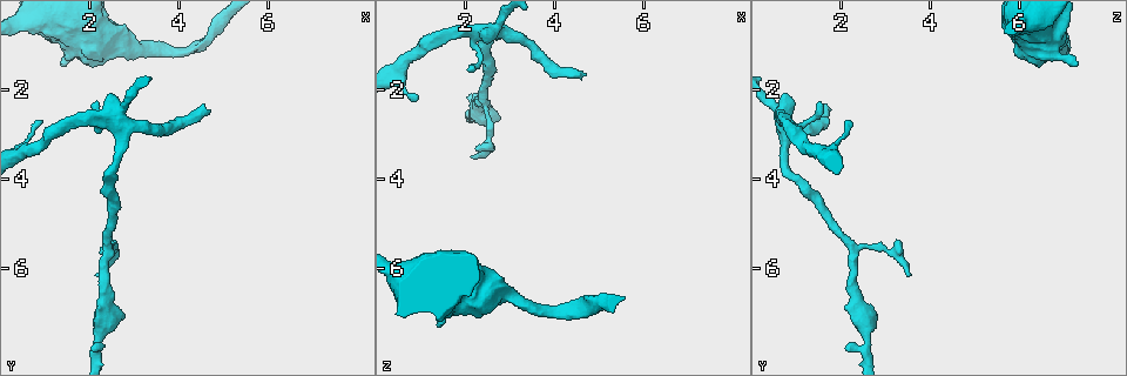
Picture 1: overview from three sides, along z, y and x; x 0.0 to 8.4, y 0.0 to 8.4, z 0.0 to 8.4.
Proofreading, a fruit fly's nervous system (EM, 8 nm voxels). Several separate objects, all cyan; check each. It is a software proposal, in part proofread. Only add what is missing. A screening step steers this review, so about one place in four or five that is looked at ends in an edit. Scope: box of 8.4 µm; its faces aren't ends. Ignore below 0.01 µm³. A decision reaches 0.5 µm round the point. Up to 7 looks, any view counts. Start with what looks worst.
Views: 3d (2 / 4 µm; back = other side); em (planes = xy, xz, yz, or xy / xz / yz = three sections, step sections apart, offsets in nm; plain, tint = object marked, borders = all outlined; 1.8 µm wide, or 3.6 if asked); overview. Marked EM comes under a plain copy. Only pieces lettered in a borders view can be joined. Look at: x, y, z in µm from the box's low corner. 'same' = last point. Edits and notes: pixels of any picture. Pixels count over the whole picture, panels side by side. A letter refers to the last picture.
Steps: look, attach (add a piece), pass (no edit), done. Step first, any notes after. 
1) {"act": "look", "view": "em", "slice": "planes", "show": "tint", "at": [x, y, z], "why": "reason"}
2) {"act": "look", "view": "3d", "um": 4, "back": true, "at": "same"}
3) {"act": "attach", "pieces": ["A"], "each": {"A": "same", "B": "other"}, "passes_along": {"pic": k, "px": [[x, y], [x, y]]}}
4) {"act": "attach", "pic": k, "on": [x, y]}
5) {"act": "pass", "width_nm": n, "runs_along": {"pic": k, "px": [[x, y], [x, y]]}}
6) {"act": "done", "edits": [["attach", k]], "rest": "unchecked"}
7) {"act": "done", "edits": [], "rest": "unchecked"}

{"act": "look", "view": "3d", "um": 2, "at": [4.65, 2.40, 1.70], "why": "free end"}

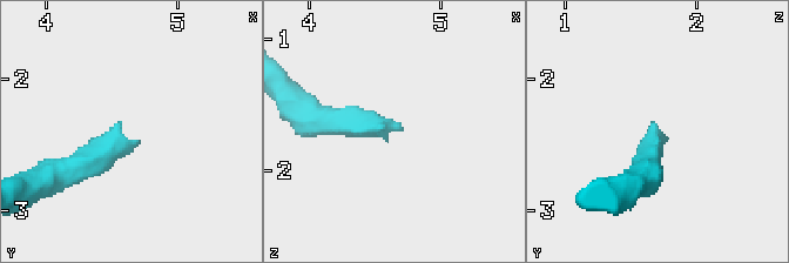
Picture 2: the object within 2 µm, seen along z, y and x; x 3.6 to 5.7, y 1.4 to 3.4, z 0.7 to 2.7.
{"act": "look", "view": "em", "slice": "planes", "show": "borders", "at": [4.68, 2.48, 1.72]}

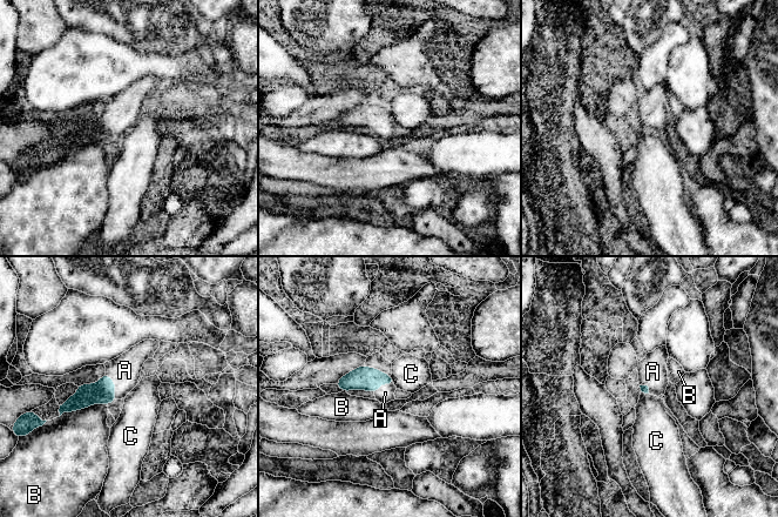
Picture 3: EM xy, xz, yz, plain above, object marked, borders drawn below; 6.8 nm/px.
{"act": "attach", "pieces": ["A"], "each": {"A": "same", "B": "other", "C": "other"}, "passes_along": {"pic": 3, "px": [[103, 391], [115, 385], [124, 370]]}, "found": "the neuron continues"}

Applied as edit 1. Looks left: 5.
{"act": "look", "view": "overview", "why": "see it whole again"}

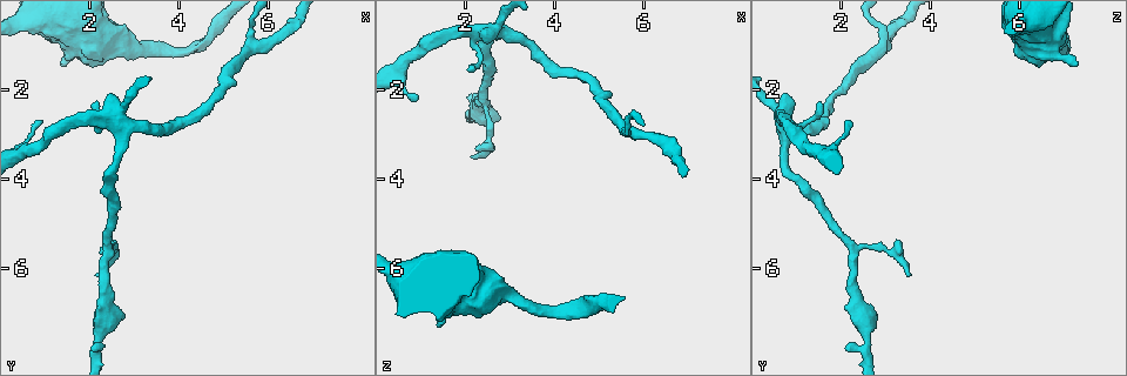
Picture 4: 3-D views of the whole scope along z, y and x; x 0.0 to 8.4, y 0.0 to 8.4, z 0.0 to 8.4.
{"act": "look", "view": "em", "slice": "xz", "step": 4, "show": "borders", "at": [1.45, 1.50, 7.30], "why": "branch stops here"}

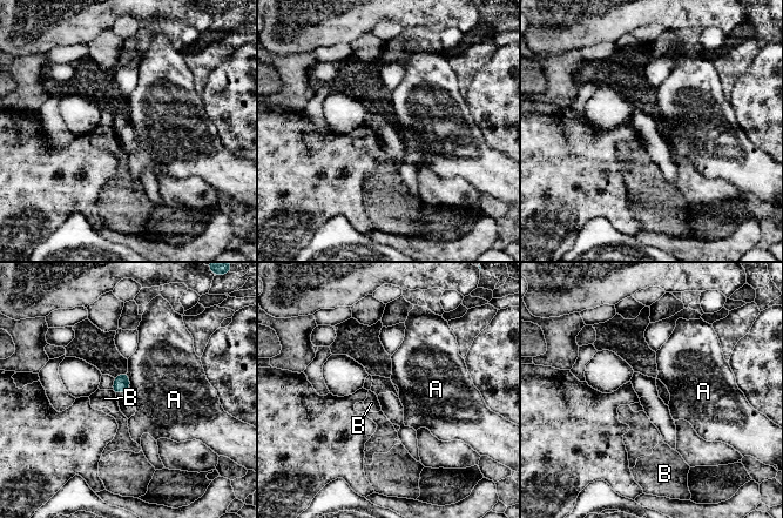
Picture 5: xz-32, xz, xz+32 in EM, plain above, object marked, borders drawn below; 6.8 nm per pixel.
{"act": "pass", "each": {"A": "other", "B": "other"}, "border": {"pic": 5, "px": [[127, 371], [130, 387]]}, "found": "no lettered piece goes on from it"}

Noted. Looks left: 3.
{"act": "look", "view": "3d", "um": 4, "at": [2.40, 5.60, 2.30], "why": "a narrow waist"}

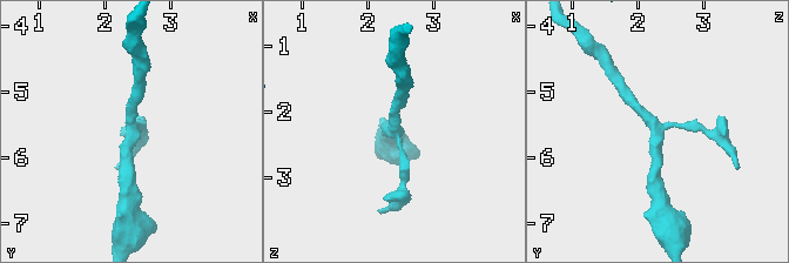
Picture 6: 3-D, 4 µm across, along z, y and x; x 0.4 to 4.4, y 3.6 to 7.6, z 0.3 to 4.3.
{"act": "look", "view": "em", "um": 3.6, "slice": "xy", "step": 4, "show": "tint", "at": [2.45, 5.55, 2.25], "why": "need the tissue"}

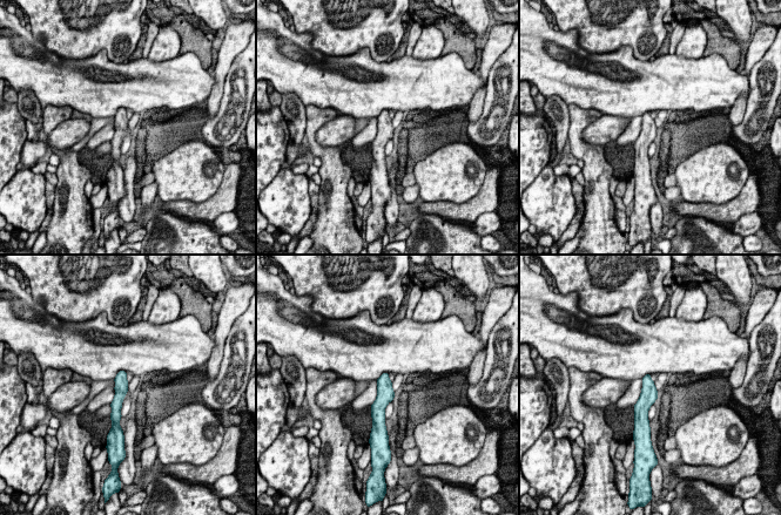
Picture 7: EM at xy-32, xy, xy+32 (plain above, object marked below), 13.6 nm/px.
{"act": "look", "view": "em", "um": 3.6, "slice": "planes", "show": "borders", "at": "same", "why": "cut it another way"}

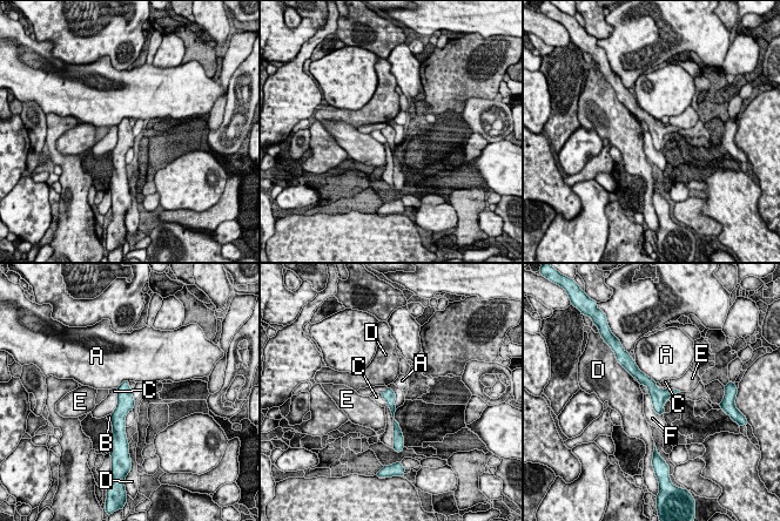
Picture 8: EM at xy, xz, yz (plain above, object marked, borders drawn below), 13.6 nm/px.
{"act": "pass", "width_nm": 170, "each": {"A": "other", "B": "other", "C": "other", "D": "other", "E": "other", "F": "other"}, "border": {"pic": 8, "px": [[649, 393], [652, 408], [661, 415]]}, "found": "no lettered piece goes on from it"}

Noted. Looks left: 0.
{"act": "done", "edits": [["attach", 3]], "rest": "unchecked"}

